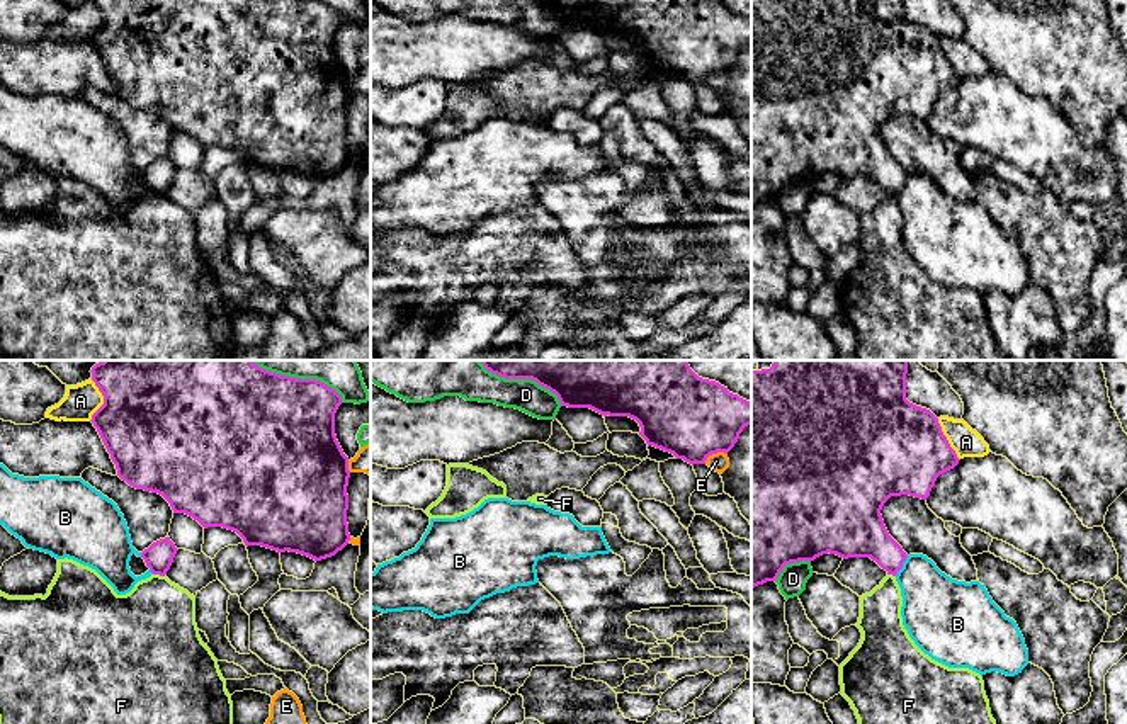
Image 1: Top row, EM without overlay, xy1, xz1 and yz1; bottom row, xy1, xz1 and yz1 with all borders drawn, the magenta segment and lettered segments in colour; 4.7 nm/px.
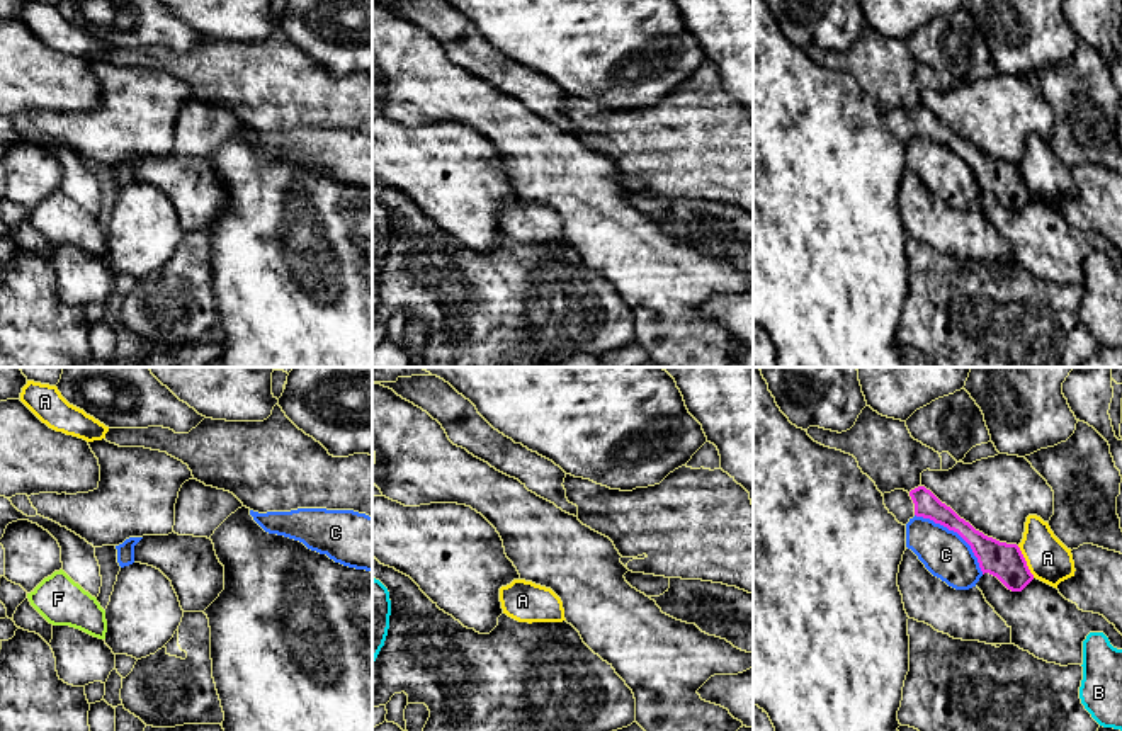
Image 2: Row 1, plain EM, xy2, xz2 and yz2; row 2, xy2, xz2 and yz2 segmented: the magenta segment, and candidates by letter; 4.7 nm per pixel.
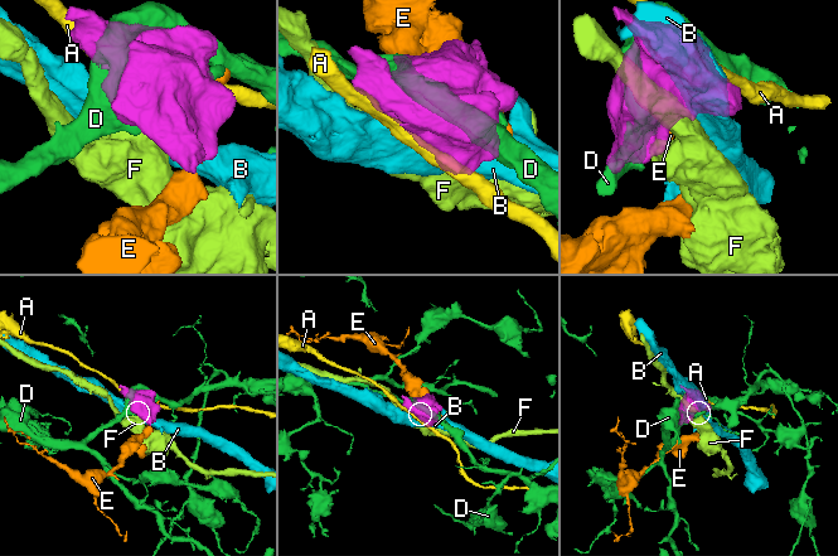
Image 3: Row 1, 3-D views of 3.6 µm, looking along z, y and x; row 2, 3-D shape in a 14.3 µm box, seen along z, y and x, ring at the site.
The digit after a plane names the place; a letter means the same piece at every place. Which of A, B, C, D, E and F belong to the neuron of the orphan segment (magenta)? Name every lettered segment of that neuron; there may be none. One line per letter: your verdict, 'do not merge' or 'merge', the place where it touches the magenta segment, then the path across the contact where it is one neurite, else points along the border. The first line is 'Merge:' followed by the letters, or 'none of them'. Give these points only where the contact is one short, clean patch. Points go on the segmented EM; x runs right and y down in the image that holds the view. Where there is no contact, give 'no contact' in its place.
Merge: none of them
A: do not merge | xy1 (104, 400)
B: do not merge | yz1 (901, 566) | along yz1 (908, 556), (894, 575)
C: do not merge | yz2 (956, 531)
D: do not merge | yz1 (789, 563)
E: do not merge | xz1 (714, 452)
F: do not merge | xy1 (158, 573) | along xy1 (153, 573), (164, 576)

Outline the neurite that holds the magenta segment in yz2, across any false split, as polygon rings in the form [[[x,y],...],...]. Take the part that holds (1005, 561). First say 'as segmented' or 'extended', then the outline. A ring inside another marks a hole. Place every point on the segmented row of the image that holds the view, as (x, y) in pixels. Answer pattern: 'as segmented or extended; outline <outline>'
extended; outline [[[918,486],[910,493],[894,490],[882,496],[889,513],[903,525],[916,515],[957,532],[971,546],[983,575],[996,576],[1008,590],[1022,592],[1034,580],[1017,544],[1000,542],[976,530],[925,486]]]

